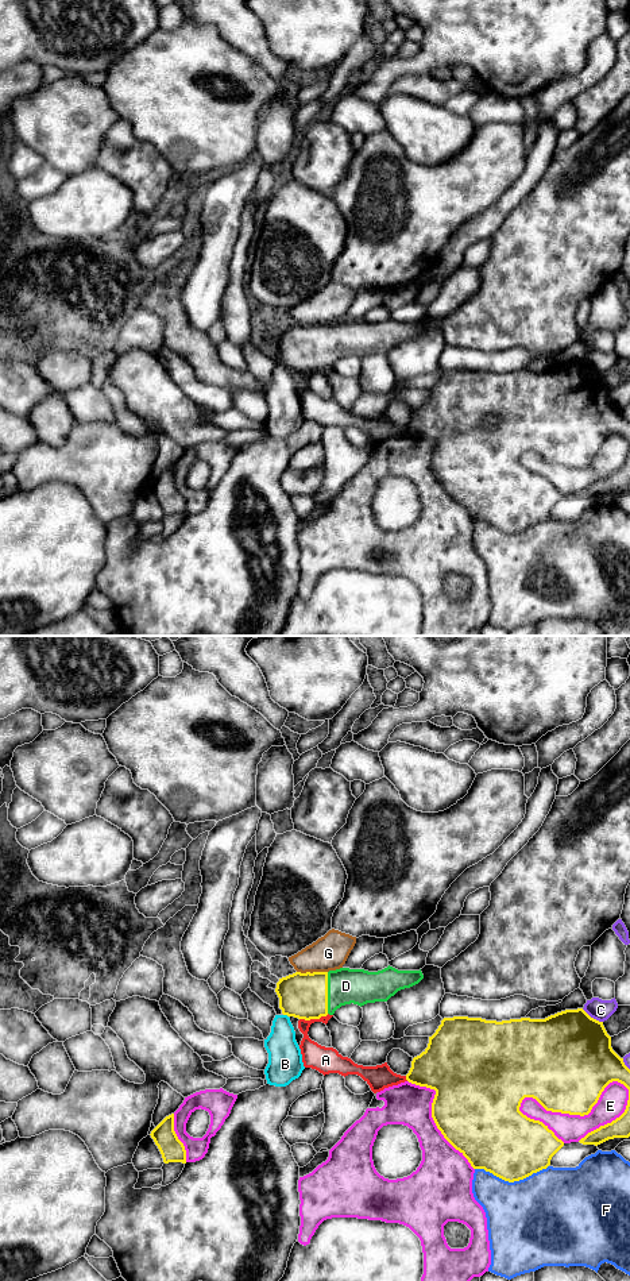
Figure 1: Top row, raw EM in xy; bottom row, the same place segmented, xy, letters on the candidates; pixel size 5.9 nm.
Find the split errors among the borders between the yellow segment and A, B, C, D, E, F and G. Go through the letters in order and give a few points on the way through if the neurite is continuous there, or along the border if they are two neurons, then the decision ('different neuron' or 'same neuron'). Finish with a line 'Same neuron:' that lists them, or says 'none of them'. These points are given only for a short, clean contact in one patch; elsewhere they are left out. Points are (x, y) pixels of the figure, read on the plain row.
A: different neuron
B: different neuron
C: different neuron
D: same neuron
E: different neuron
F: different neuron
G: different neuron
Same neuron: D

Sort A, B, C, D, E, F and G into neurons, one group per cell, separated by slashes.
A / B / C / D / E / F / G

